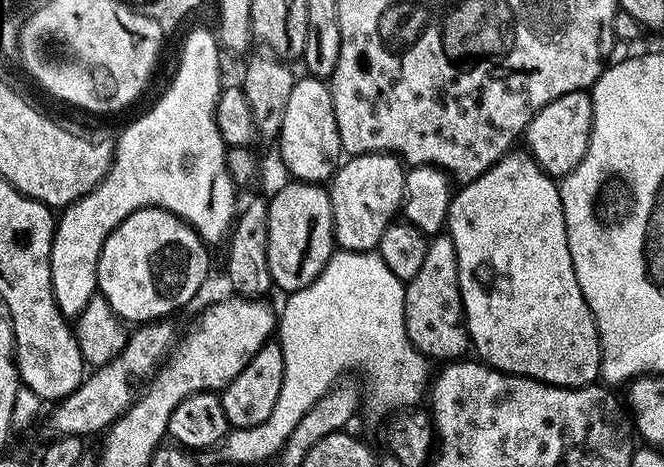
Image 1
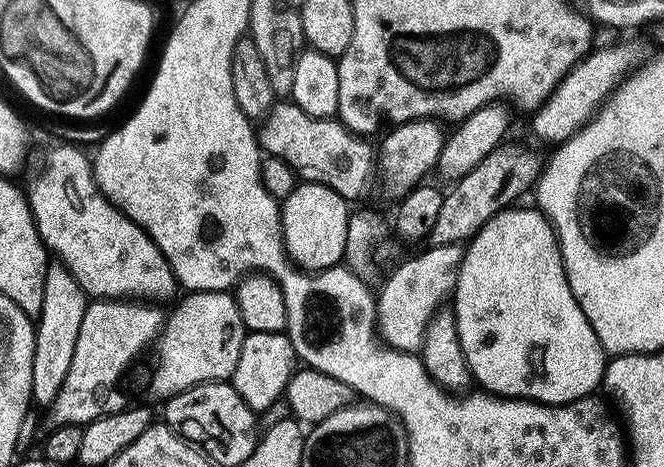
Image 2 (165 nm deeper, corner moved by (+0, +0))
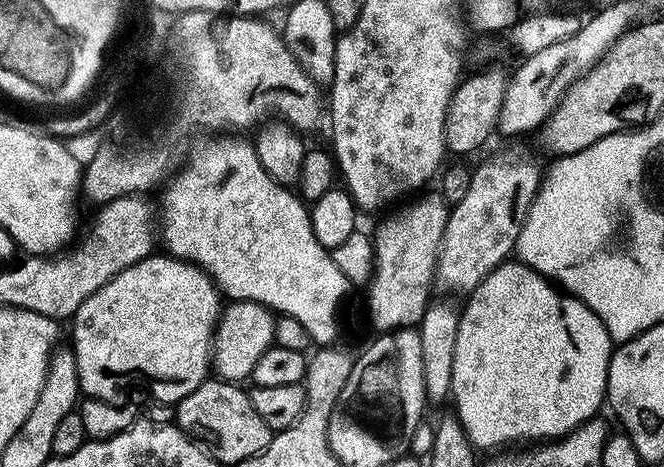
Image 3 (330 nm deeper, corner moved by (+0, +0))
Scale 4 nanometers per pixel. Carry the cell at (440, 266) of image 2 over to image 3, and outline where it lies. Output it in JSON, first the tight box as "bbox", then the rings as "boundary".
{"bbox":[435,152,542,294],"boundary":[[[504,152],[472,168],[470,190],[462,202],[451,205],[435,283],[452,294],[455,288],[471,290],[513,255],[516,239],[540,188],[542,168],[528,152]]]}

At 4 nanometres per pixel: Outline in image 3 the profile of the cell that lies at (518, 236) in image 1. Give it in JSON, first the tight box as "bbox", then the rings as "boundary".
{"bbox":[450,262,614,450],"boundary":[[[505,262],[498,265],[479,286],[471,289],[469,296],[472,297],[466,302],[463,301],[460,313],[458,342],[454,346],[454,370],[452,371],[450,400],[451,403],[456,403],[454,415],[460,421],[460,425],[464,427],[464,434],[468,437],[468,443],[473,449],[496,448],[492,450],[500,450],[503,449],[500,448],[503,444],[519,445],[516,444],[519,440],[528,440],[524,442],[558,440],[599,413],[596,411],[599,410],[600,404],[602,408],[608,391],[608,367],[614,351],[614,341],[610,338],[606,326],[602,326],[598,314],[594,314],[594,310],[590,310],[590,306],[583,304],[577,296],[565,294],[547,276],[541,276],[533,268],[528,268],[519,262]]]}

